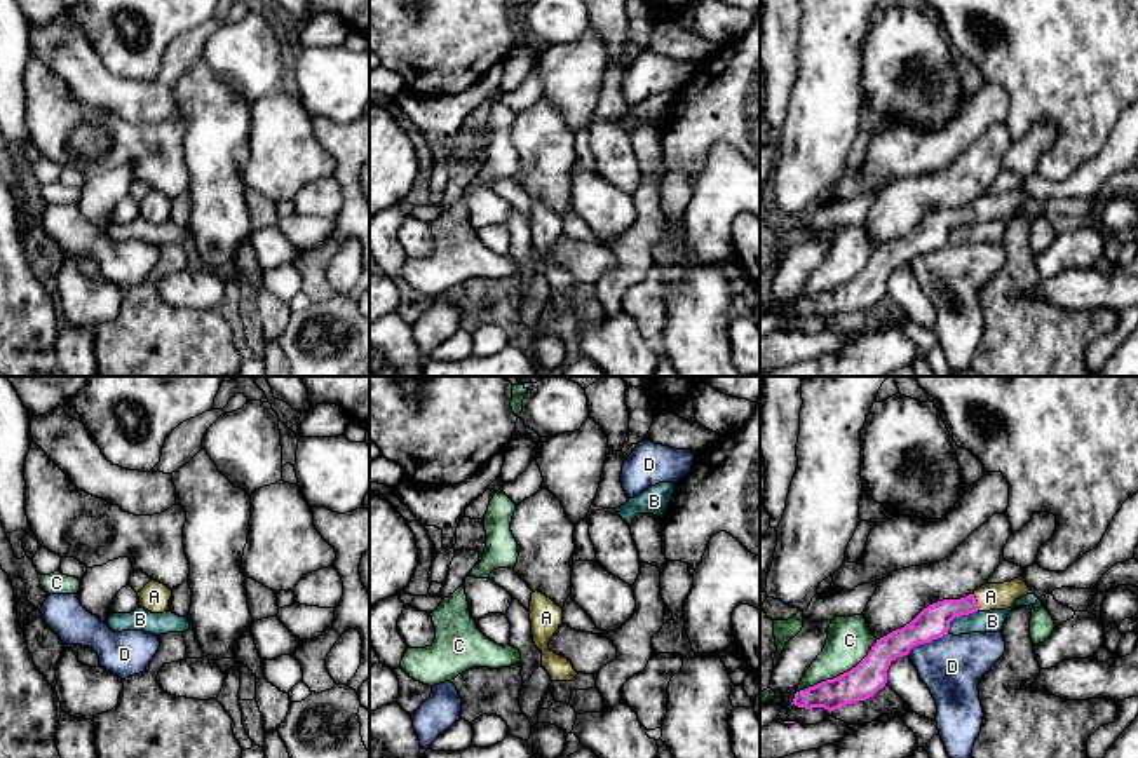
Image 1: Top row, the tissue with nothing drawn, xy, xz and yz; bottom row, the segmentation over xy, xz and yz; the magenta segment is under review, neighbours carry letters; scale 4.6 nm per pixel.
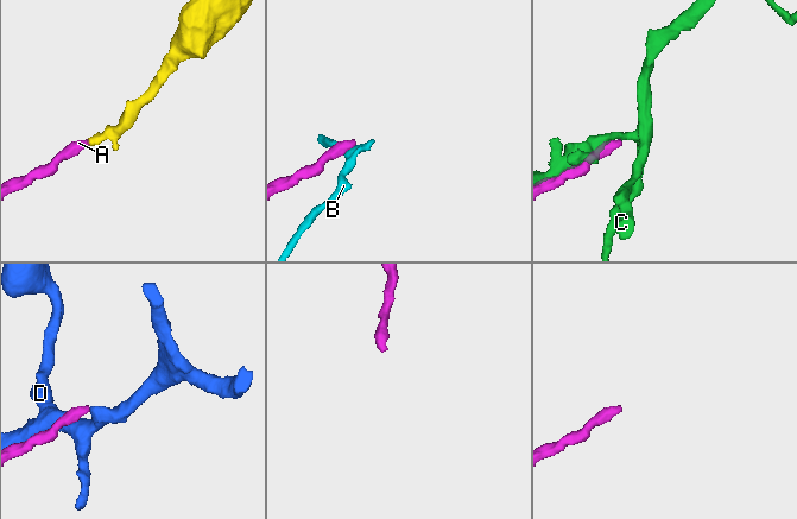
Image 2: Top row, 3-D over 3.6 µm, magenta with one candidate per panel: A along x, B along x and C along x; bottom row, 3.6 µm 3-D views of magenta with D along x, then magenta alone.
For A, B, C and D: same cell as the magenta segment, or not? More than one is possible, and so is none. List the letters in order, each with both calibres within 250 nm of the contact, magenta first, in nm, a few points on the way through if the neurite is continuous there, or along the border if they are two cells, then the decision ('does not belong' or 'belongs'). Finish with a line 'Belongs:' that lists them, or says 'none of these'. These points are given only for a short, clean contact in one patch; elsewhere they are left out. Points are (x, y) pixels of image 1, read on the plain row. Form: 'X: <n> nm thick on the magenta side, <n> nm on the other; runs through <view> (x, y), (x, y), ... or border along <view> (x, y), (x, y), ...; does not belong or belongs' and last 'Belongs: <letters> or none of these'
A: 150 nm thick on the magenta side, 130 nm on the other; runs through yz (931, 232), (948, 218), (976, 211), (990, 206); belongs
B: 150 nm thick on the magenta side, 100 nm on the other; border along yz (976, 220), (957, 225), (947, 241); does not belong
C: 160 nm thick on the magenta side, 200 nm on the other; does not belong
D: 150 nm thick on the magenta side, 280 nm on the other; border along yz (948, 243), (917, 253), (907, 263); does not belong
Belongs: A

